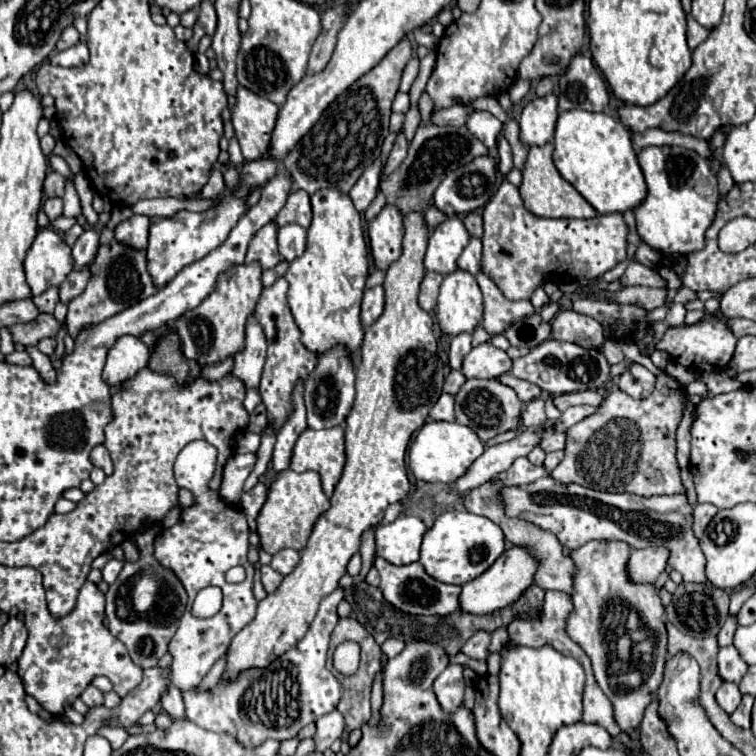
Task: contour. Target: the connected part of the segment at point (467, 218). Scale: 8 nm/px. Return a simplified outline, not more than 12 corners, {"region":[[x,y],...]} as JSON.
{"region":[[477,211],[463,215],[471,237],[481,239],[483,221]]}

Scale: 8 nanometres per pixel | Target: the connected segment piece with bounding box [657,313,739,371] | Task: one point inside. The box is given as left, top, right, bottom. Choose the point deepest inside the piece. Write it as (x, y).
(711, 343)

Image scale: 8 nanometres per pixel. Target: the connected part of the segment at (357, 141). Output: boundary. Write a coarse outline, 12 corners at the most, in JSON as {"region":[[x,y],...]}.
{"region":[[403,39],[283,159],[293,189],[349,193],[379,159]]}

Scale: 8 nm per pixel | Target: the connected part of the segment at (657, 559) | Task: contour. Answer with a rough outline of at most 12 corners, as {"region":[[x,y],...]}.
{"region":[[665,547],[631,551],[627,573],[651,585],[667,567]]}

